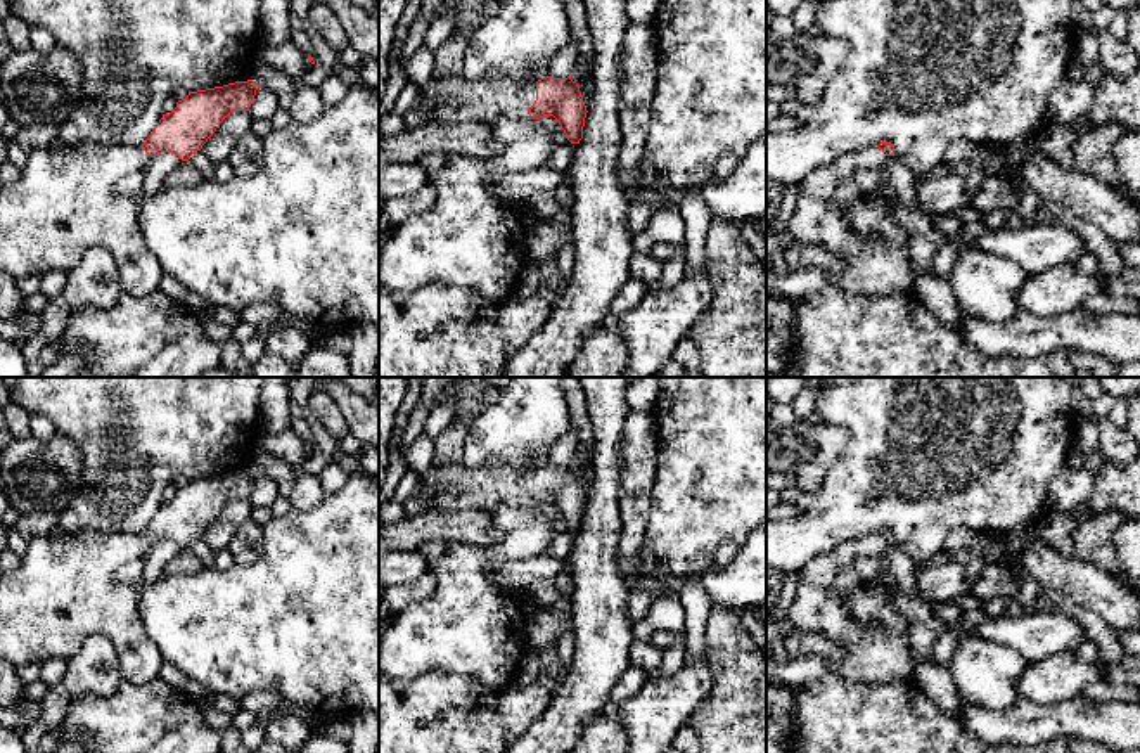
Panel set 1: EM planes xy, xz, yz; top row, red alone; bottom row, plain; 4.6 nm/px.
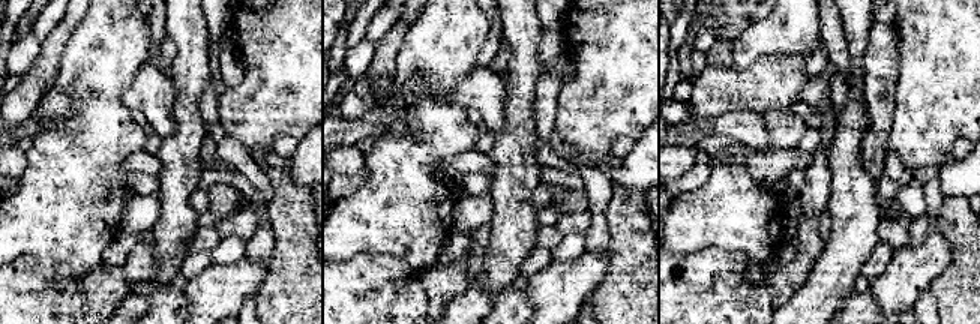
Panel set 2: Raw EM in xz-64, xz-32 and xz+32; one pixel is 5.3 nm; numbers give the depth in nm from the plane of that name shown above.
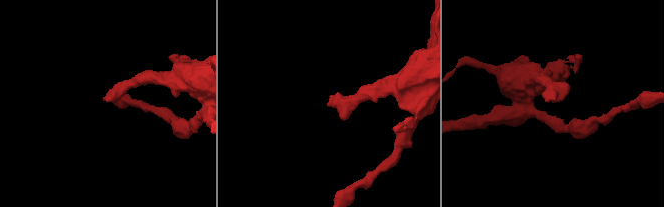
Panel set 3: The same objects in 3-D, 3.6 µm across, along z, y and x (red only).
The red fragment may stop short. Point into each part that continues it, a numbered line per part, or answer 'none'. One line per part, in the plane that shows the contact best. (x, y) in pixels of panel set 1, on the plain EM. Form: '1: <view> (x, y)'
1: xz (452, 487)

